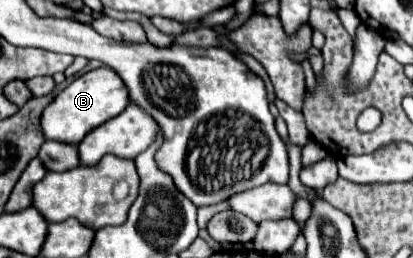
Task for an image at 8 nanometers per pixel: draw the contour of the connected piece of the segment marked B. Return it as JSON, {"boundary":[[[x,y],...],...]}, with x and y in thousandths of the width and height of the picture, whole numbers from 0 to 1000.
{"boundary":[[[245,256],[235,271],[220,271],[186,310],[177,310],[143,372],[104,426],[99,442],[99,504],[109,543],[133,550],[162,550],[186,566],[206,519],[215,519],[225,496],[245,488],[249,473],[269,465],[274,450],[293,442],[312,403],[312,357],[288,302],[288,287],[274,264]]]}

